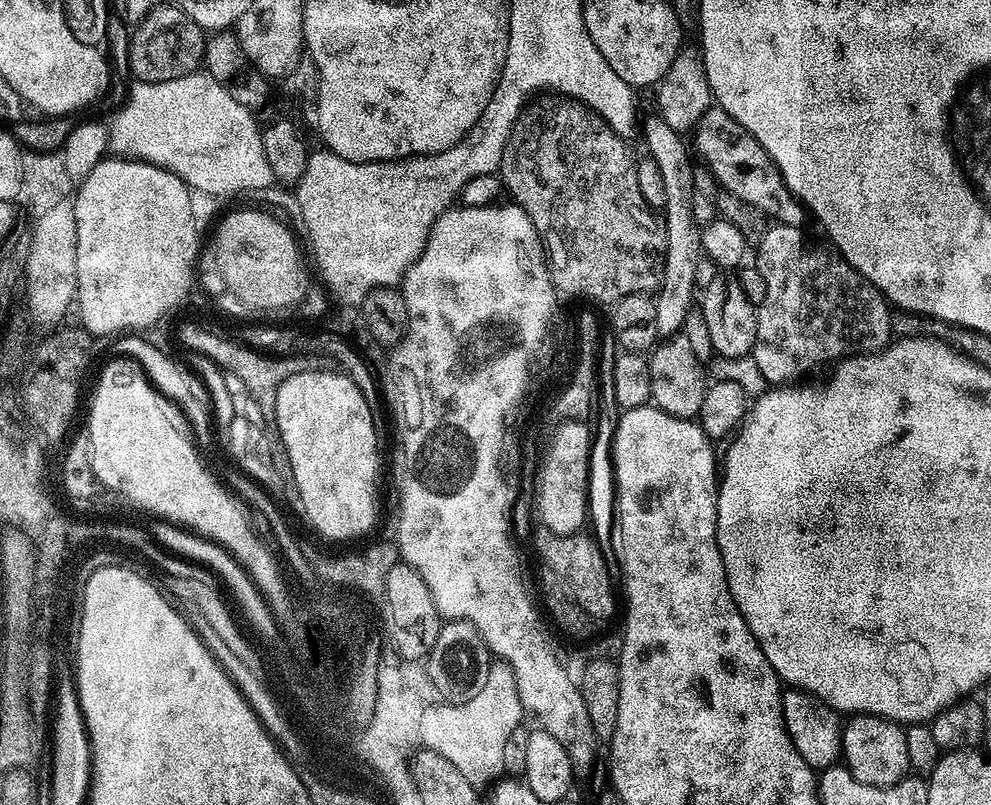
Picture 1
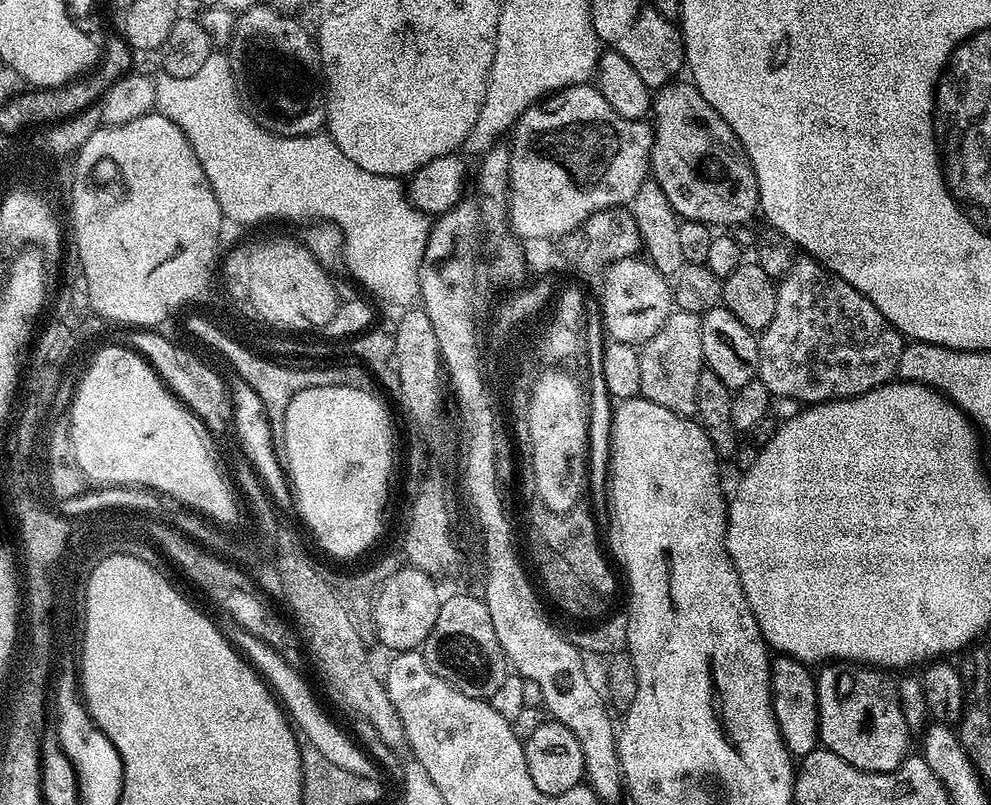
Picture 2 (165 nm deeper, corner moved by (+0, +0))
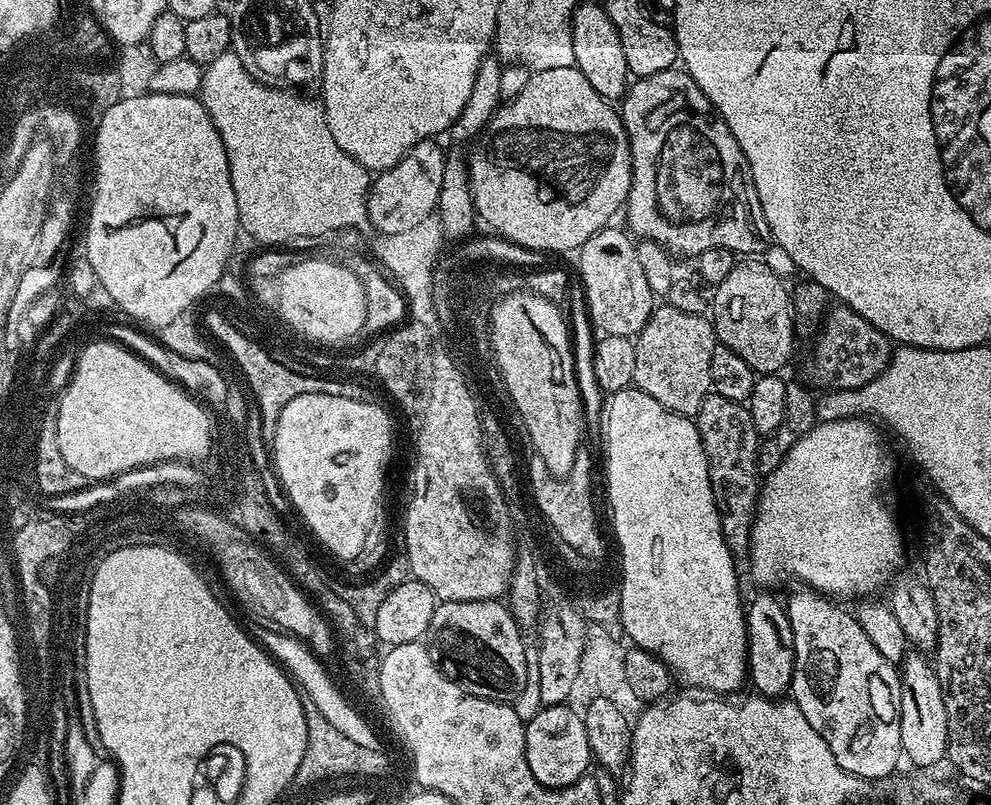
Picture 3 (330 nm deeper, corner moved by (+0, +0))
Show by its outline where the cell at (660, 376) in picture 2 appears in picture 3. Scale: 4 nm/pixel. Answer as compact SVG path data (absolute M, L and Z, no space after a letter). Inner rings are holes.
M669 306L653 307L652 317L635 336L633 385L640 388L654 402L679 416L695 417L702 406L702 398L713 391L710 358L718 343L712 321L707 315L686 313Z

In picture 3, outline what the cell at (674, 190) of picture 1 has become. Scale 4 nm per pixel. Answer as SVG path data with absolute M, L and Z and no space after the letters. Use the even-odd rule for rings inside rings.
M577 3L572 15L572 41L574 42L574 58L576 59L574 66L578 70L582 70L582 74L586 74L586 82L590 82L590 86L594 86L594 90L598 90L598 94L603 96L605 100L619 101L628 90L630 73L626 66L626 50L622 50L622 38L618 38L618 30L614 30L614 22L610 22L603 3Z

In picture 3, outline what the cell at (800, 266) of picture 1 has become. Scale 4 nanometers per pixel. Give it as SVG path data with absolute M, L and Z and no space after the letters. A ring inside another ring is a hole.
M833 307L827 313L816 338L810 362L810 376L822 390L861 388L885 369L891 356L892 344L884 332L866 322L852 308Z

